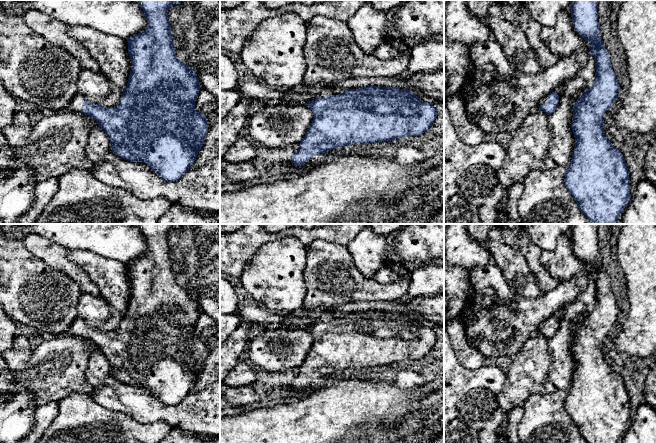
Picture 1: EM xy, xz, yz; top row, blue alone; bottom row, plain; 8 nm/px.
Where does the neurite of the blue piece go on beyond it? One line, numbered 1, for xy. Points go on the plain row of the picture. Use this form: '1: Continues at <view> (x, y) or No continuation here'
1: Continues at xy (76, 327)

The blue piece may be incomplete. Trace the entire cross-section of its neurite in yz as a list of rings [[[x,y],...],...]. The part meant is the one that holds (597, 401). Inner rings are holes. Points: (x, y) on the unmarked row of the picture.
[[[572,224],[569,229],[575,255],[590,266],[596,296],[593,309],[573,329],[575,371],[564,407],[587,443],[618,443],[631,422],[630,402],[622,377],[604,358],[603,340],[620,309],[600,261],[598,225]]]

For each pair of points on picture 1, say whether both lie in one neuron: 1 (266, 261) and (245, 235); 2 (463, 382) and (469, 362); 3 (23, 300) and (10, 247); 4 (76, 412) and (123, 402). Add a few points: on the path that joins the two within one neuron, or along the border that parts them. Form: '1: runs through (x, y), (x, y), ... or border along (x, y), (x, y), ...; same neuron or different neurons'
1: border along (279, 239), (266, 241), (243, 268); different neurons
2: border along (454, 351), (467, 368), (483, 365); different neurons
3: runs through (23, 287), (10, 273), (10, 260); same neuron
4: border along (91, 393), (92, 397), (99, 404), (125, 414); different neurons

